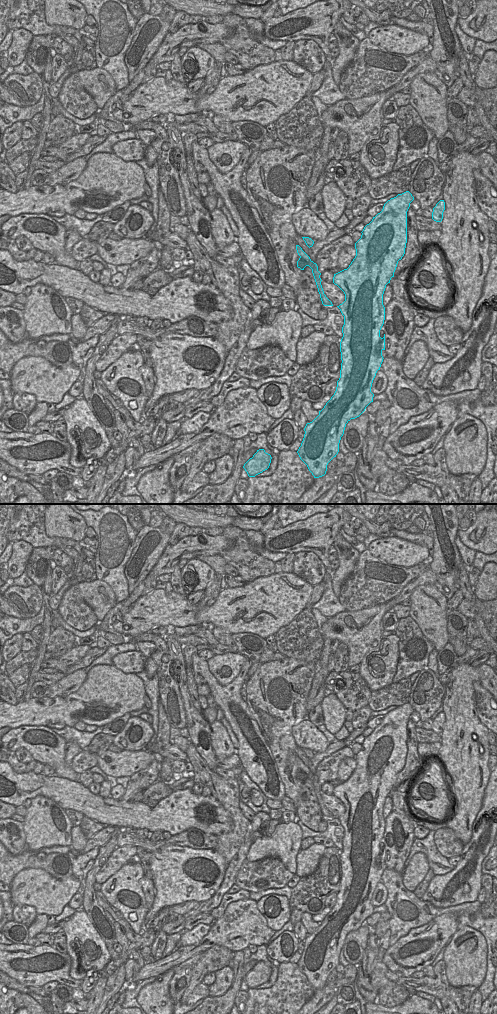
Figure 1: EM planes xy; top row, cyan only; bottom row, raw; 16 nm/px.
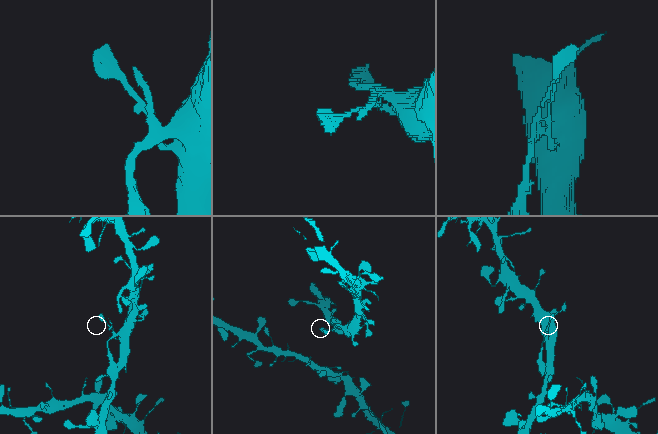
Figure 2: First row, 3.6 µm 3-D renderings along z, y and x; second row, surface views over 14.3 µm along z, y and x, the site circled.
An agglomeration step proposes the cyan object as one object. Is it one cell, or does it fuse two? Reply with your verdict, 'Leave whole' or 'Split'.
Leave whole.

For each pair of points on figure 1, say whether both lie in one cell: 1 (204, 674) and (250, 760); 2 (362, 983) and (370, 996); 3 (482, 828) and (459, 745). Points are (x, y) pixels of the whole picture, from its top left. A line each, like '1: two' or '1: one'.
1: one
2: one
3: two

